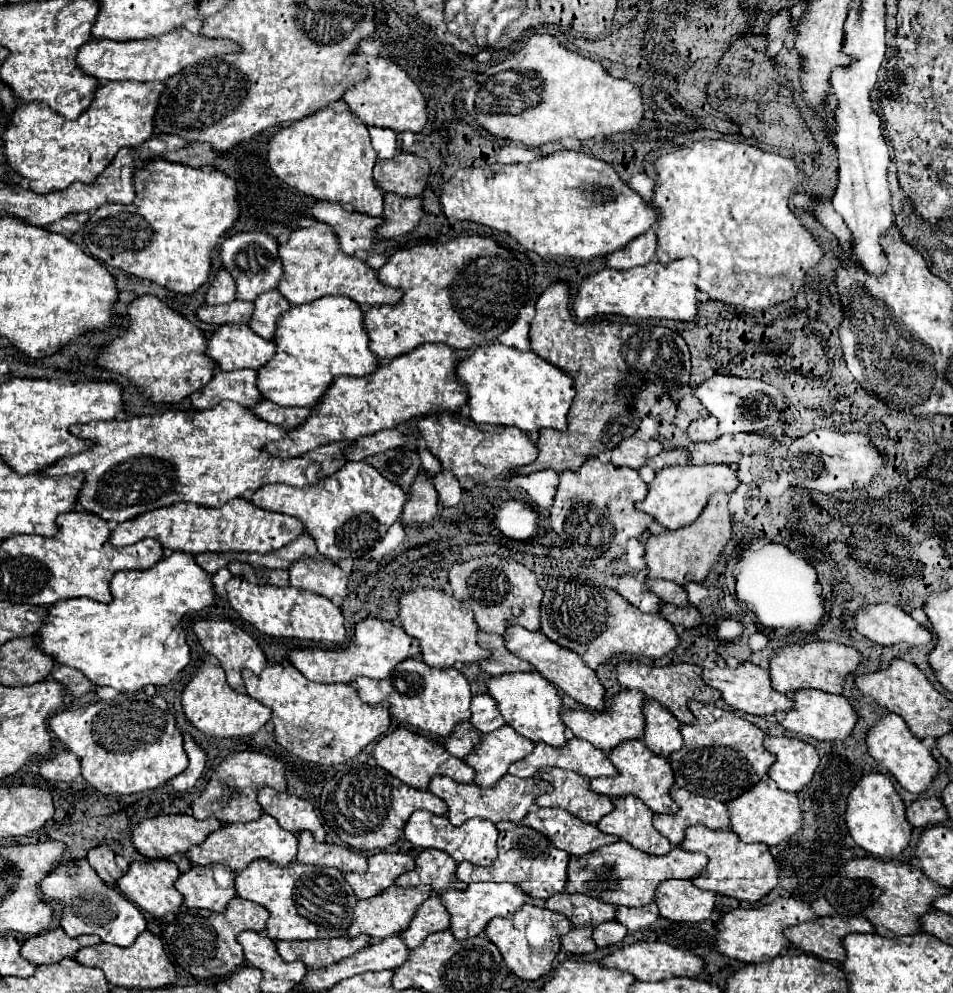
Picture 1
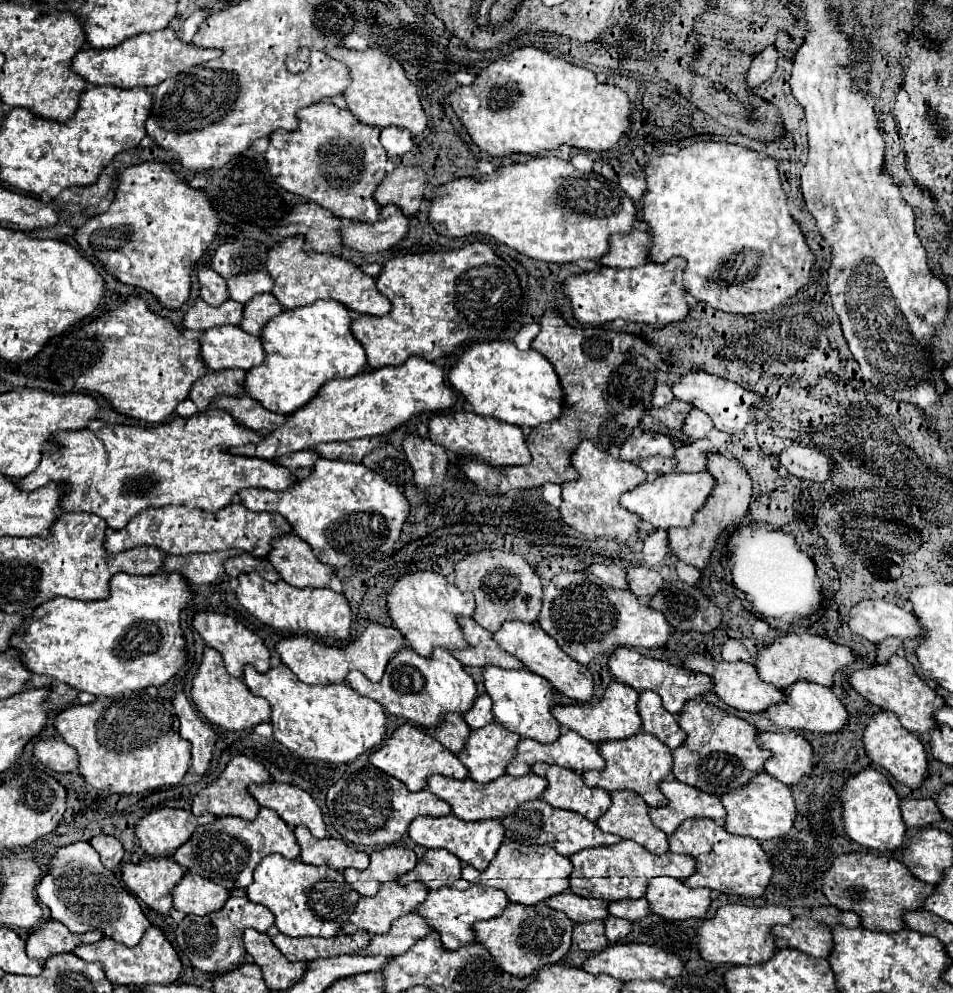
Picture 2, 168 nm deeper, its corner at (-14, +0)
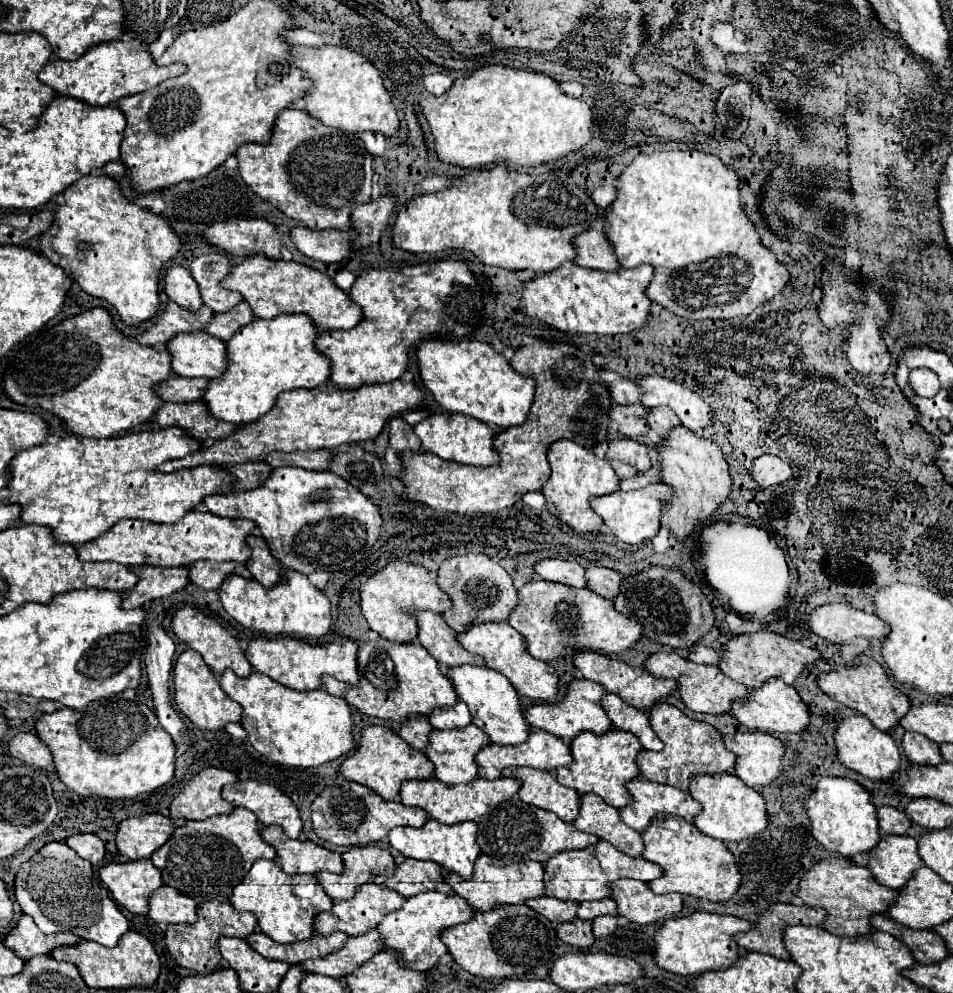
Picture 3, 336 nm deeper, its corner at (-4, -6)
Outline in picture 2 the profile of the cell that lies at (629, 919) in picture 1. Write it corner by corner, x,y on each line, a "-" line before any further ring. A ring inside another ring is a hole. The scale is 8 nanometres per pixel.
641,897
641,899
609,903
609,913
613,917
621,917
627,921
639,921
639,919
645,919
647,915
651,915
651,907
649,907
647,899

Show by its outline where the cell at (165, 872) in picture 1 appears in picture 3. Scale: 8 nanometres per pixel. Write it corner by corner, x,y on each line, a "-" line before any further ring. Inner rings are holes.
149,859
109,863
101,867
99,877
113,901
135,915
147,913
151,893
163,885
159,869

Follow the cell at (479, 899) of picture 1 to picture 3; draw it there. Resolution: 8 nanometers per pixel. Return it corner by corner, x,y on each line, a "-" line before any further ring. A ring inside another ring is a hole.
429,891
429,893
419,893
409,897
401,909
389,913
381,923
379,923
379,933
381,933
381,943
397,951
401,965
413,971
429,971
445,953
447,947
441,943
439,933
447,927
453,927
457,923
467,923
475,911
471,905
457,897
457,895
443,895
439,891

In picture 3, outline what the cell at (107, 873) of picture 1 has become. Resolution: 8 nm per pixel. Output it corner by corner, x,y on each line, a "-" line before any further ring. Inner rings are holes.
93,833
71,835
71,837
65,839
65,843
67,843
73,851
77,851
79,857
91,861
93,865
99,863
99,861
103,859
103,855
105,855
105,845
103,845
103,841
101,841
97,835
93,835

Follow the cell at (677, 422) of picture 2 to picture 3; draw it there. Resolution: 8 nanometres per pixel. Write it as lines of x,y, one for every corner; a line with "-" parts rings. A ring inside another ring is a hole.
611,405
609,419
619,425
619,433
635,439
639,435
645,435
647,425
647,407
643,405

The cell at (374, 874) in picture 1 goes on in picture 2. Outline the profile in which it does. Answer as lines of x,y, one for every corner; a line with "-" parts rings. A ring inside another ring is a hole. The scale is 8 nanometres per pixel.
385,847
381,851
373,851
371,863
365,871
347,869
345,881
359,893
359,895
375,895
381,883
397,881
401,875
409,873
417,865
417,855
405,847

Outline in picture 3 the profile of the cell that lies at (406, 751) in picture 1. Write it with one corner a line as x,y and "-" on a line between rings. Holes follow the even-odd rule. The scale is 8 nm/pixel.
369,725
369,727
363,727
363,731
361,731
359,747
341,763
339,775
345,777
347,781
355,781
359,785
373,789
373,793
377,793
385,801
393,801
399,797
401,781
433,777
433,763
425,757
423,751
409,747
409,743
405,743
391,729
379,727
379,725

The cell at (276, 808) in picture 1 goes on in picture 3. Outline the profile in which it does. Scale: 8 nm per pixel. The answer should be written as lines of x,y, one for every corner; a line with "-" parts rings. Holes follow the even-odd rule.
253,779
237,781
233,785
225,785
221,797
229,801
233,807
239,805
253,811
263,825
279,825
289,839
299,839
301,835
299,813
293,801
275,785

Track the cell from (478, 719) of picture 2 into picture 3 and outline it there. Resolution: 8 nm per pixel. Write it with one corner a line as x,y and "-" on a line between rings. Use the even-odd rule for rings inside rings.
457,701
451,707
437,707
433,713
427,715
431,725
435,729
455,729
455,727
465,727
471,723
469,709
465,707
463,701

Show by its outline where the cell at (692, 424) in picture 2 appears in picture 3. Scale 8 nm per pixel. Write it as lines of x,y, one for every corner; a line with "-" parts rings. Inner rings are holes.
653,407
653,409
649,409
647,421
649,421
651,431
655,431
659,437
665,437
665,433
667,433
671,427
675,427
675,425
681,423
681,421
677,419
677,415
671,413
669,407

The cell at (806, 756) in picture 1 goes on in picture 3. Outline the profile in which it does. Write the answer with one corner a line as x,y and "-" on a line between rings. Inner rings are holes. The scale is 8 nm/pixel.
759,731
723,735
725,747
735,753
735,775
755,791
769,785
781,773
783,743

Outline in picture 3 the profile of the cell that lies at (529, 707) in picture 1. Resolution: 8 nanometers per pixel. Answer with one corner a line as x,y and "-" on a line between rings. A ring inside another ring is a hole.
457,665
447,671
455,693
461,701
469,707
471,723
477,725
481,731
487,733
491,743
497,745
519,745
529,737
529,723
523,717
523,705
519,703
519,695
513,685
497,671
487,667
473,667
473,665

